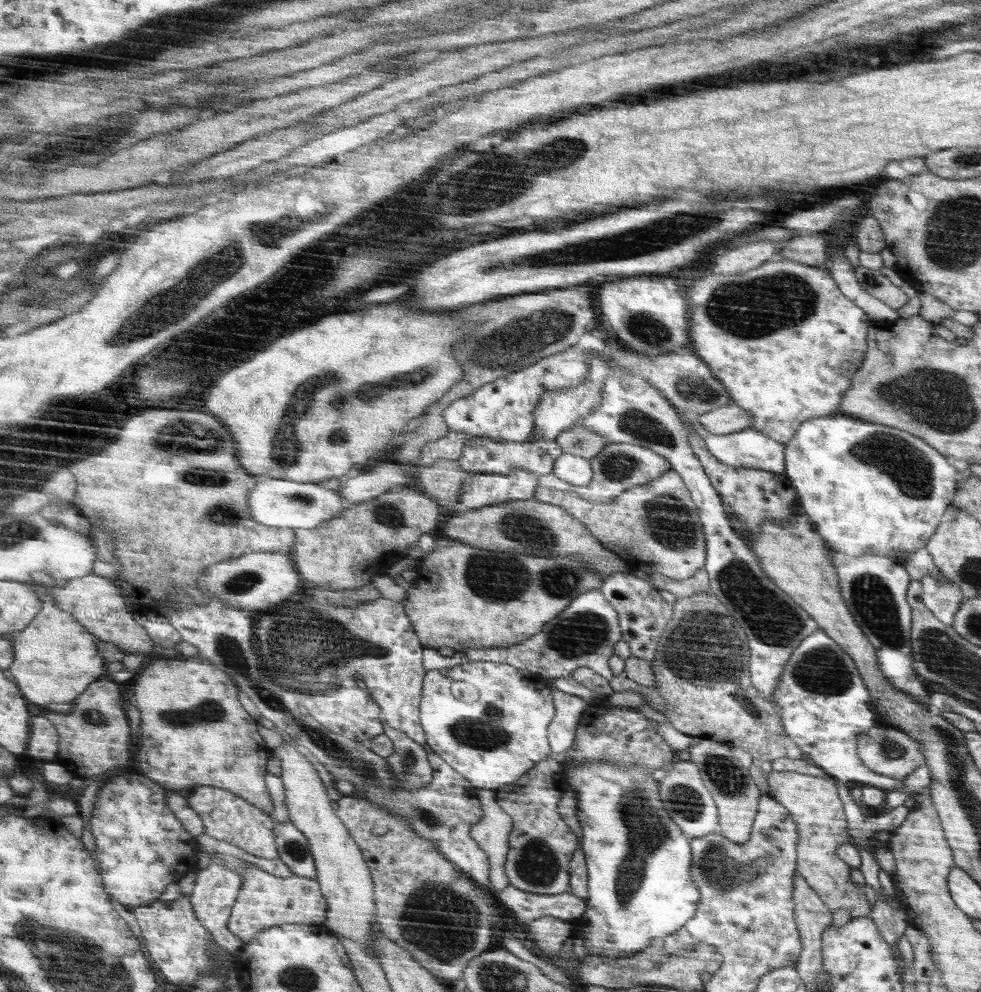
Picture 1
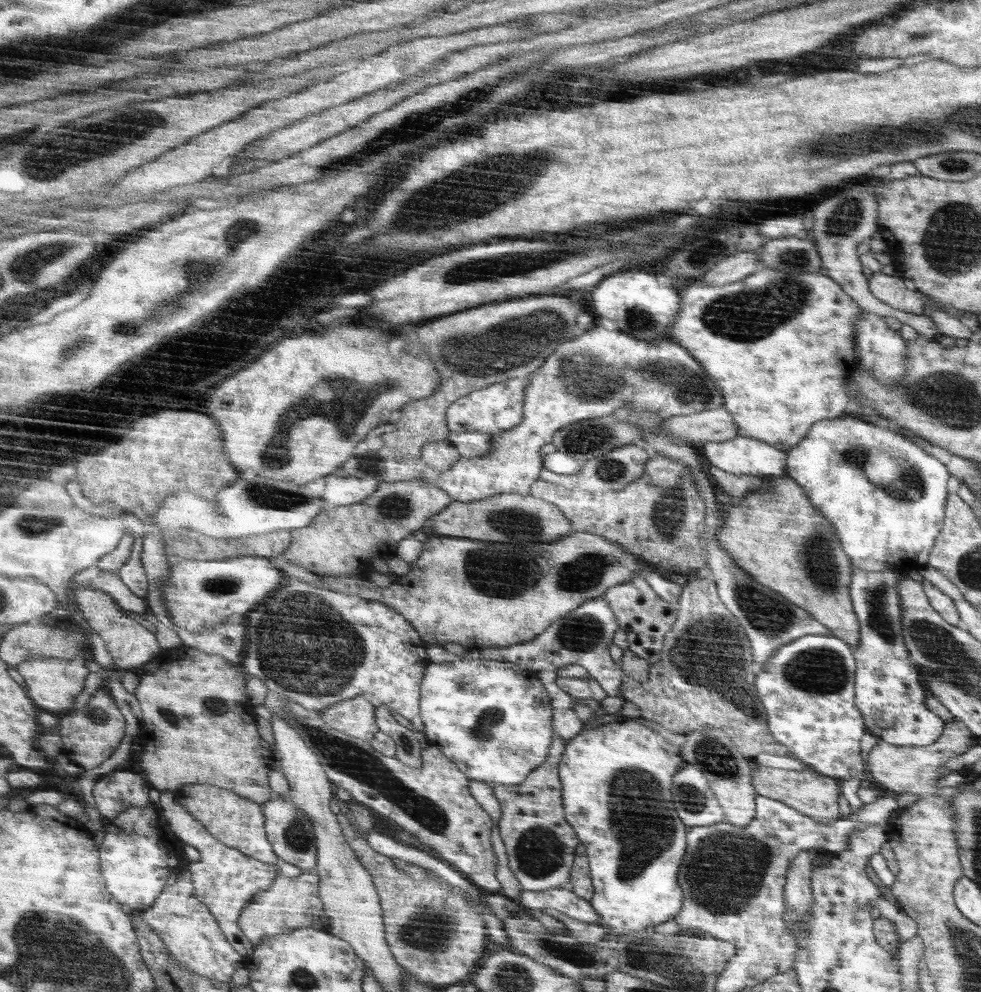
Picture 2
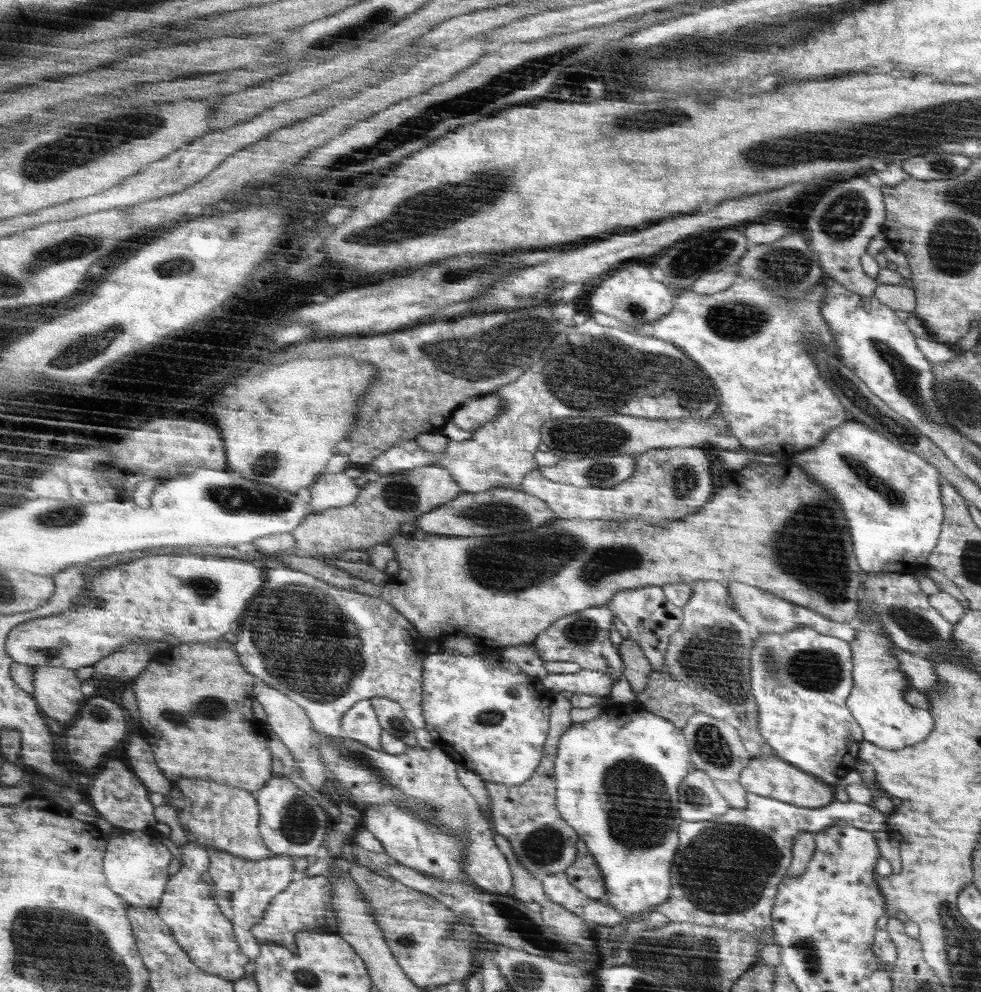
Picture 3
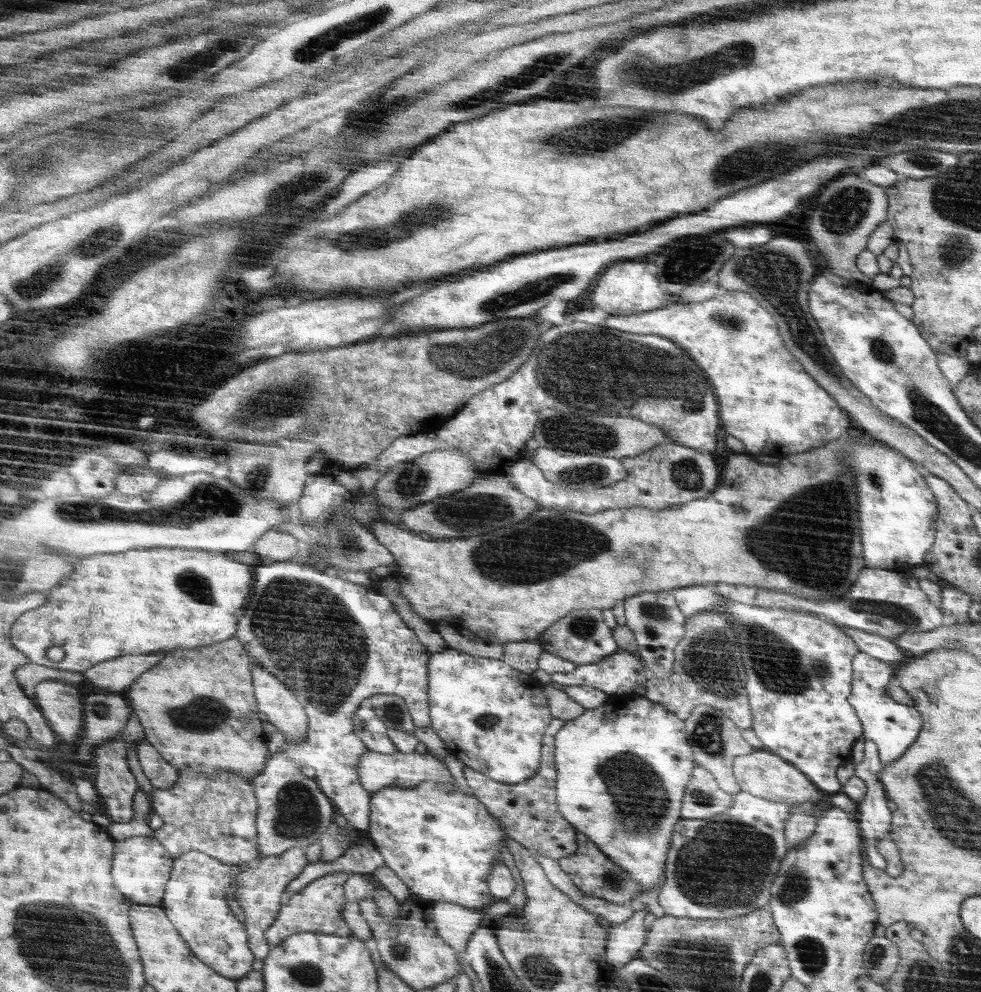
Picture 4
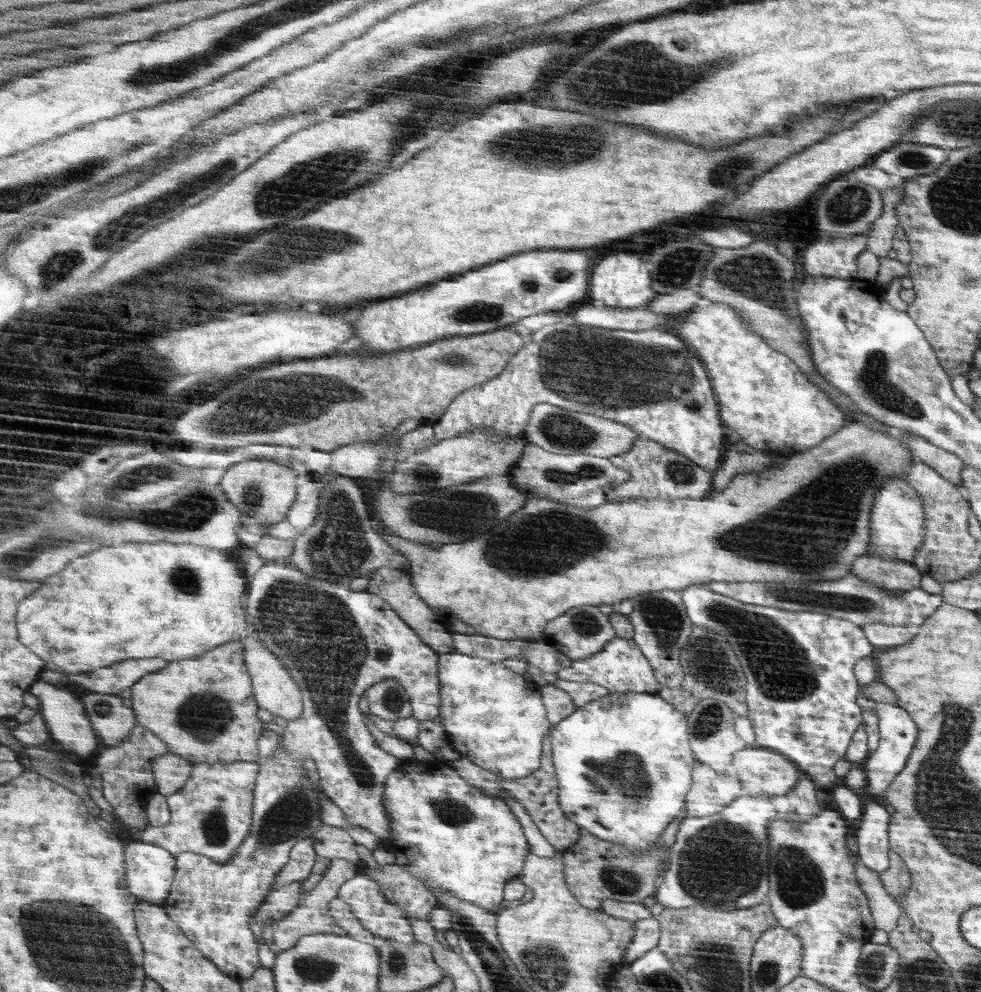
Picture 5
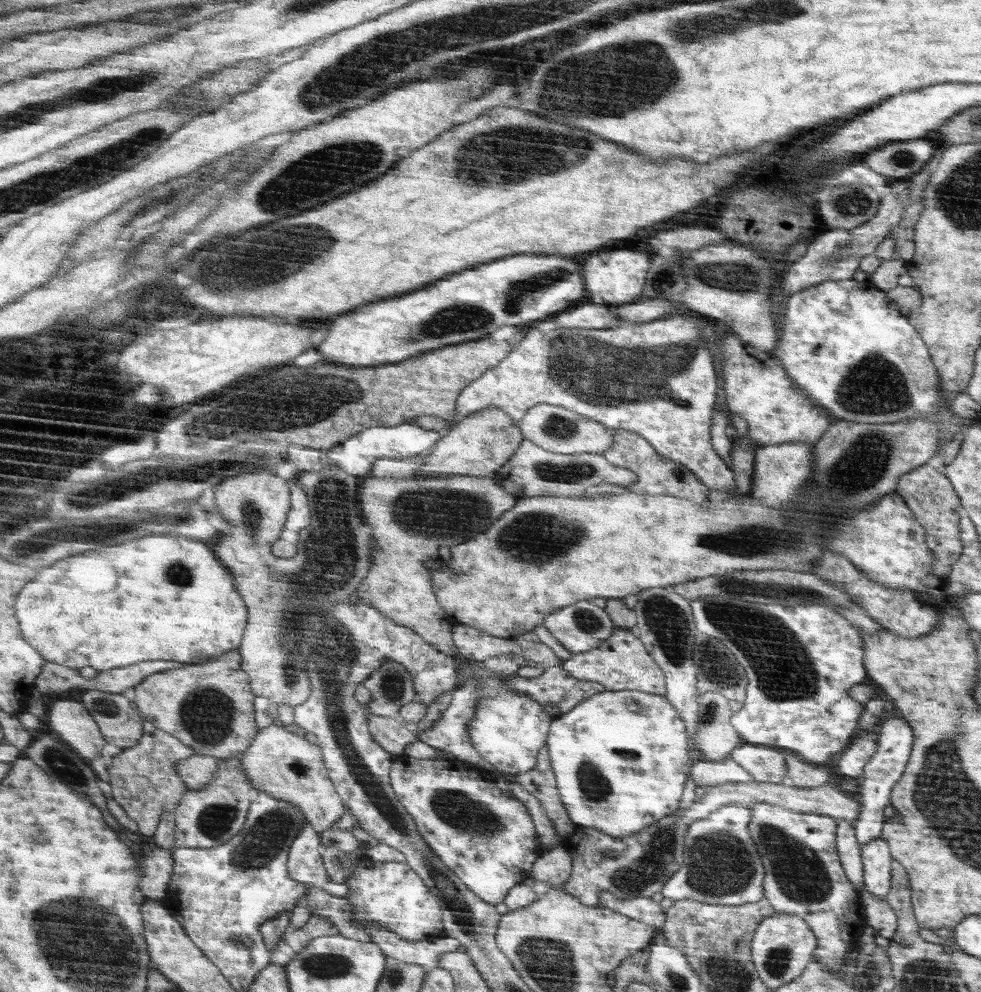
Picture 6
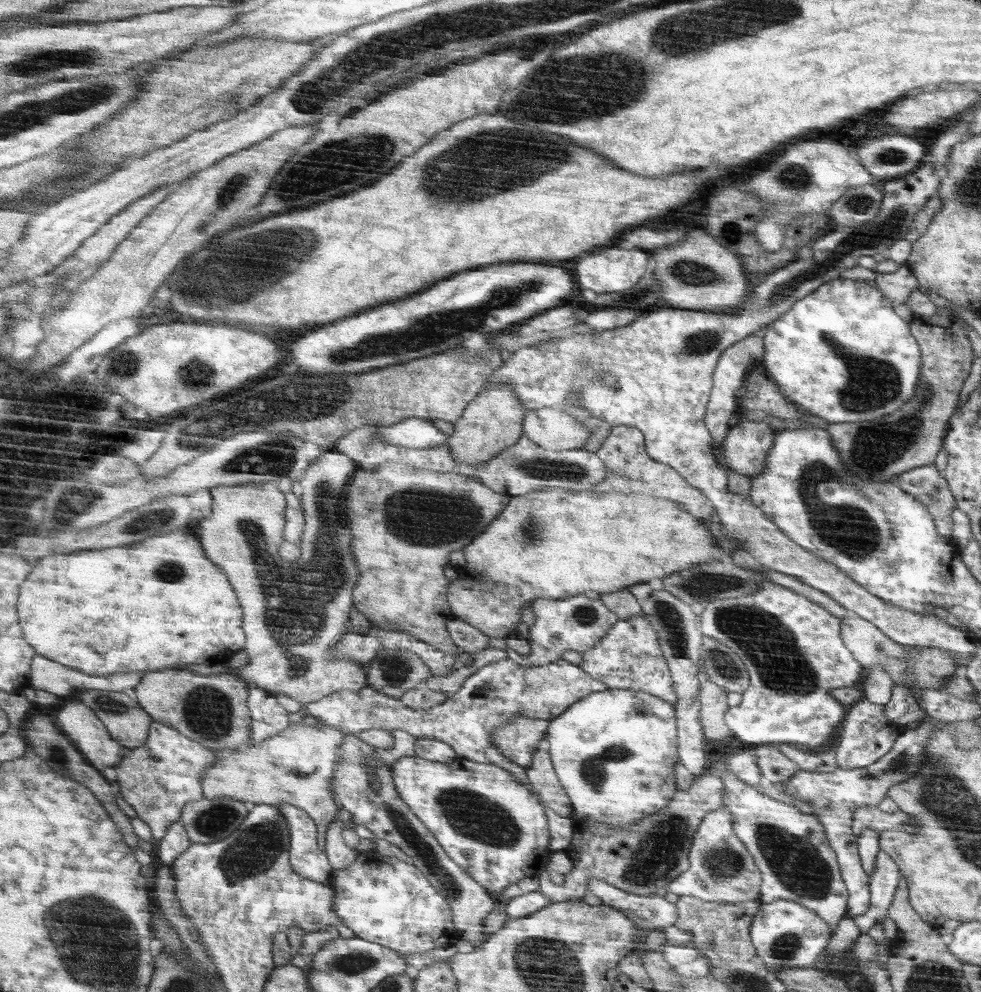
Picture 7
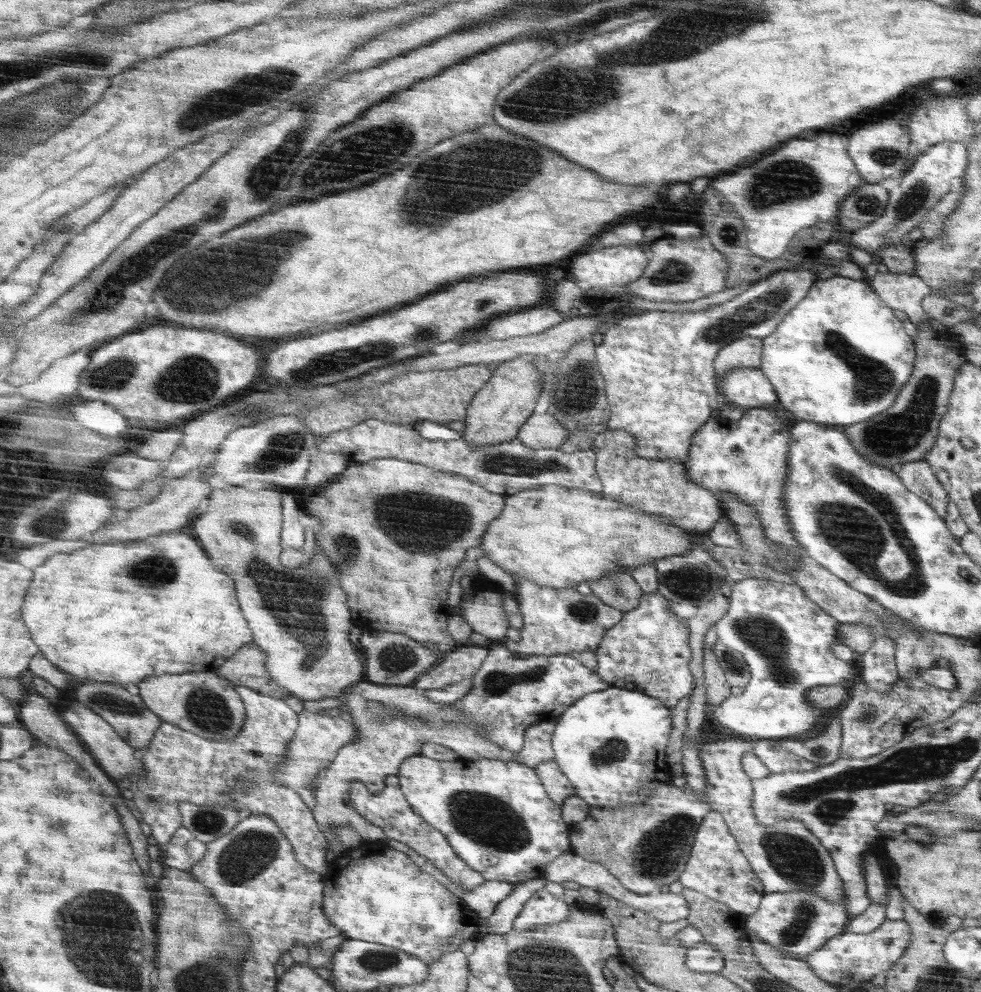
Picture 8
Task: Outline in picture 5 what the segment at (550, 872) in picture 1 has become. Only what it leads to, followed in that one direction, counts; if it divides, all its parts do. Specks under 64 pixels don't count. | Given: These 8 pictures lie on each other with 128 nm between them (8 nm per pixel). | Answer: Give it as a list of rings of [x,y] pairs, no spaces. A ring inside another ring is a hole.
[[[550,734],[545,736],[544,749],[541,752],[541,767],[533,772],[532,775],[524,777],[521,779],[510,779],[506,780],[496,776],[493,772],[484,770],[476,764],[472,764],[468,758],[460,758],[455,760],[452,767],[461,775],[461,777],[469,781],[469,784],[476,786],[478,790],[482,790],[485,794],[489,796],[496,796],[496,798],[502,798],[502,792],[506,791],[506,794],[513,796],[512,800],[522,804],[524,810],[530,814],[530,818],[537,825],[538,830],[542,832],[542,836],[546,838],[554,846],[557,852],[563,852],[567,848],[573,846],[574,843],[578,842],[580,839],[581,828],[574,824],[574,821],[570,821],[569,818],[562,812],[560,804],[560,796],[556,796],[556,777],[554,776],[554,766],[553,763],[553,743],[550,740]],[[526,779],[530,779],[530,786],[532,786],[532,796],[526,788]]]

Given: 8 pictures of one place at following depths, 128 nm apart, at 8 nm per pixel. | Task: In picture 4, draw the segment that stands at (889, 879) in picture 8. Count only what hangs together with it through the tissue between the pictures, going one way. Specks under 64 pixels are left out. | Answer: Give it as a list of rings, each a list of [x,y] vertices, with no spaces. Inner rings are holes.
[[[865,740],[864,756],[862,761],[855,764],[855,775],[866,784],[865,797],[857,803],[857,810],[859,813],[858,826],[861,828],[862,835],[864,835],[864,844],[866,844],[866,851],[868,851],[867,860],[874,868],[885,870],[887,863],[882,854],[878,854],[876,850],[876,841],[878,837],[886,835],[890,832],[891,814],[892,811],[888,809],[888,797],[884,790],[884,785],[879,780],[882,765],[880,765],[879,752],[877,751],[876,744],[872,740]]]

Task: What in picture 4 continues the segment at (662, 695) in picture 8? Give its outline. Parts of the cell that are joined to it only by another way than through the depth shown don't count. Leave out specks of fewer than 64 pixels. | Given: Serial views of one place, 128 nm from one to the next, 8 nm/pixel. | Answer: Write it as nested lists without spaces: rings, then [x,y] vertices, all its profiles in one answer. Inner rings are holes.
[[[614,652],[600,663],[578,665],[568,673],[552,674],[552,684],[588,686],[608,695],[626,695],[640,685],[646,686],[648,671],[636,652]]]

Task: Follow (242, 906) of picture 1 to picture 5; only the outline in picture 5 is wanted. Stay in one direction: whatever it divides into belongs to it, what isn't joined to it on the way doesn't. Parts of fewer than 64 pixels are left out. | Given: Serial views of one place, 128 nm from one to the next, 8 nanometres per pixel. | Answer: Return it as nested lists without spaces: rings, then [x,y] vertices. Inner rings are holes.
[[[340,858],[330,859],[330,867],[324,874],[324,877],[316,884],[311,892],[303,895],[296,909],[286,913],[284,917],[276,922],[273,933],[274,948],[276,950],[286,950],[294,947],[300,937],[316,934],[337,934],[339,936],[347,935],[346,930],[343,930],[334,922],[330,915],[329,905],[332,900],[338,897],[340,887],[345,885],[348,880],[351,880],[358,872],[360,867],[356,864],[344,861]]]

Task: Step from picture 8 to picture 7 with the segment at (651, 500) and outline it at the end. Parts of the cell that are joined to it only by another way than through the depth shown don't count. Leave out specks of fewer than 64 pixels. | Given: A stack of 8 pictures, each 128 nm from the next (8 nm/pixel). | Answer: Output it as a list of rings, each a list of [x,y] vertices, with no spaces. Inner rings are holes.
[[[627,425],[614,427],[596,454],[607,466],[608,476],[601,483],[592,487],[592,491],[598,493],[620,491],[624,494],[638,493],[670,499],[680,503],[686,511],[701,521],[708,523],[714,519],[713,501],[701,489],[691,485],[676,469],[671,468],[668,464],[663,464],[661,461],[653,460],[647,453],[645,436],[640,429]]]

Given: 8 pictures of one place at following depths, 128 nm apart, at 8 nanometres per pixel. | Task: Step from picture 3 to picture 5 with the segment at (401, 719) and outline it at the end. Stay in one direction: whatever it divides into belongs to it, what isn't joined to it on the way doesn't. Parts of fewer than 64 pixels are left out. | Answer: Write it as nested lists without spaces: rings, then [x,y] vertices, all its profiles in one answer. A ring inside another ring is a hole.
[[[382,680],[382,683],[374,684],[365,695],[370,712],[382,720],[393,724],[400,718],[413,716],[412,701],[396,680]]]

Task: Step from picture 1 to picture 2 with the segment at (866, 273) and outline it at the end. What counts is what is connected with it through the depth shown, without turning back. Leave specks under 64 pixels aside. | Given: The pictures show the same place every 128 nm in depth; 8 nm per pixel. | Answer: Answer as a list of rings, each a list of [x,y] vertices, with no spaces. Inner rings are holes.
[[[872,272],[868,282],[870,292],[892,308],[923,314],[923,306],[931,303],[931,298],[922,292],[906,288],[903,279],[898,274]]]

